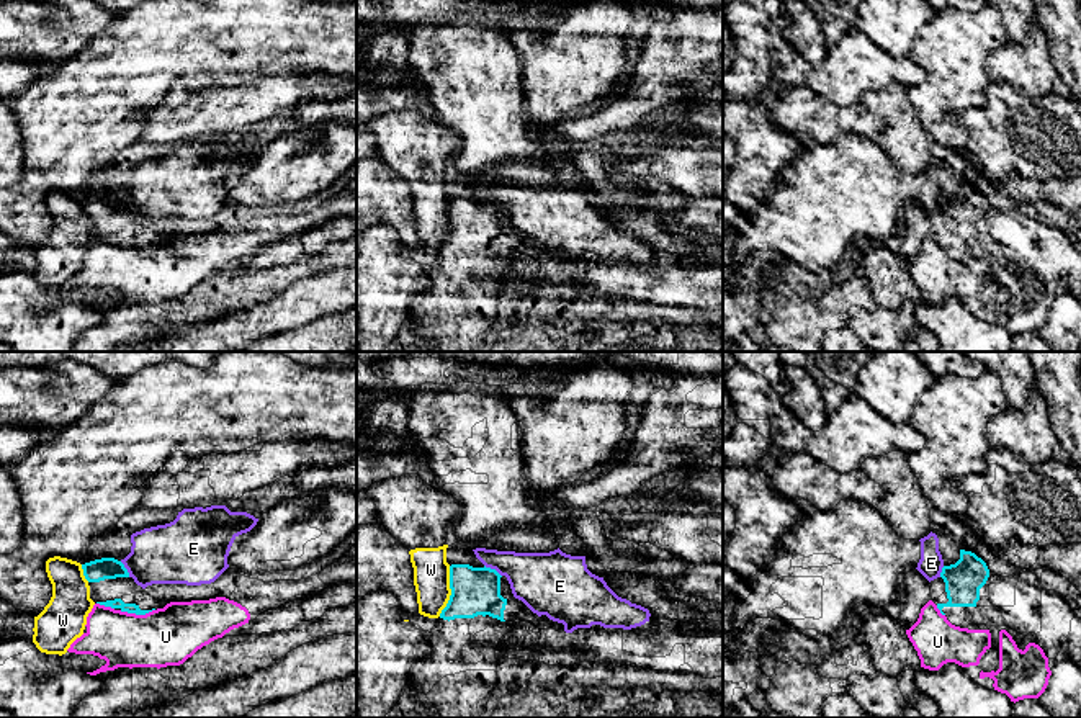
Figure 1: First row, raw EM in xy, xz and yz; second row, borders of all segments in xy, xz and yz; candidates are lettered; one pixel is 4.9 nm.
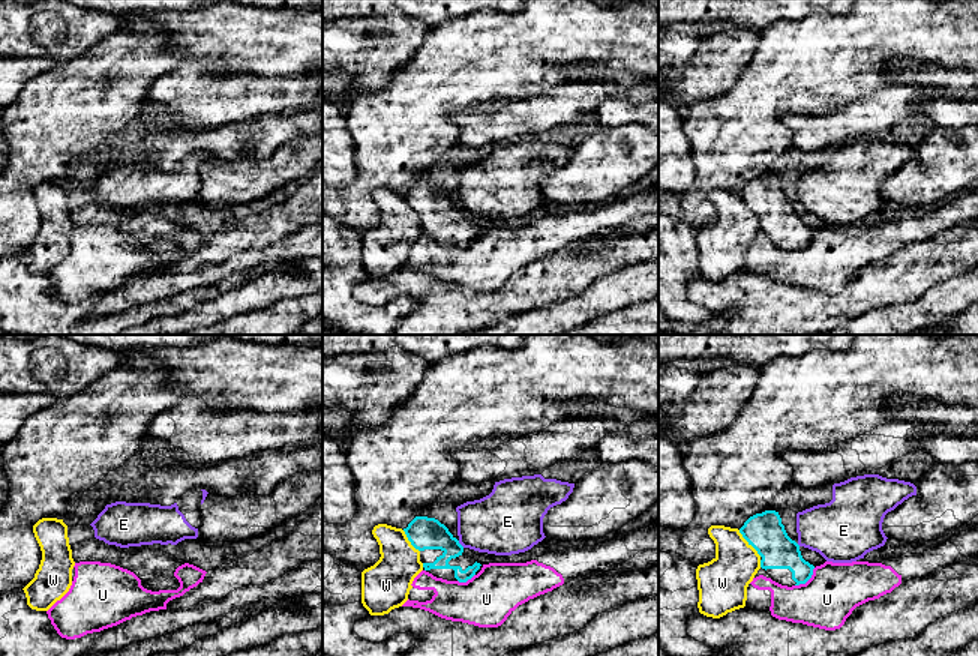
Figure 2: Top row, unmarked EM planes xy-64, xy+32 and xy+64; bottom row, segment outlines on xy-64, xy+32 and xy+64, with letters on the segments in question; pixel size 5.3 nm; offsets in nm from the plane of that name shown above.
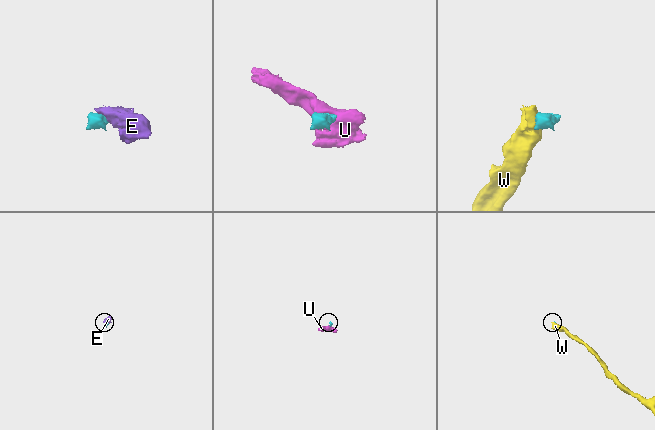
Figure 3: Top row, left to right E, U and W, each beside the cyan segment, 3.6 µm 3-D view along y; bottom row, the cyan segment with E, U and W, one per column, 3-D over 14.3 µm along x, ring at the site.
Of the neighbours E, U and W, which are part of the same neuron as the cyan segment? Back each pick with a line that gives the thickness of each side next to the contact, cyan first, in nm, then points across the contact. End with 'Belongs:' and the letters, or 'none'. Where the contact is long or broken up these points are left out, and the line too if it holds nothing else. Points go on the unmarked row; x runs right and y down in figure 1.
Belongs: none

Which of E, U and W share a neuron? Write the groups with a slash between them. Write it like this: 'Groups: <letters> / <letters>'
Groups: E / U / W

